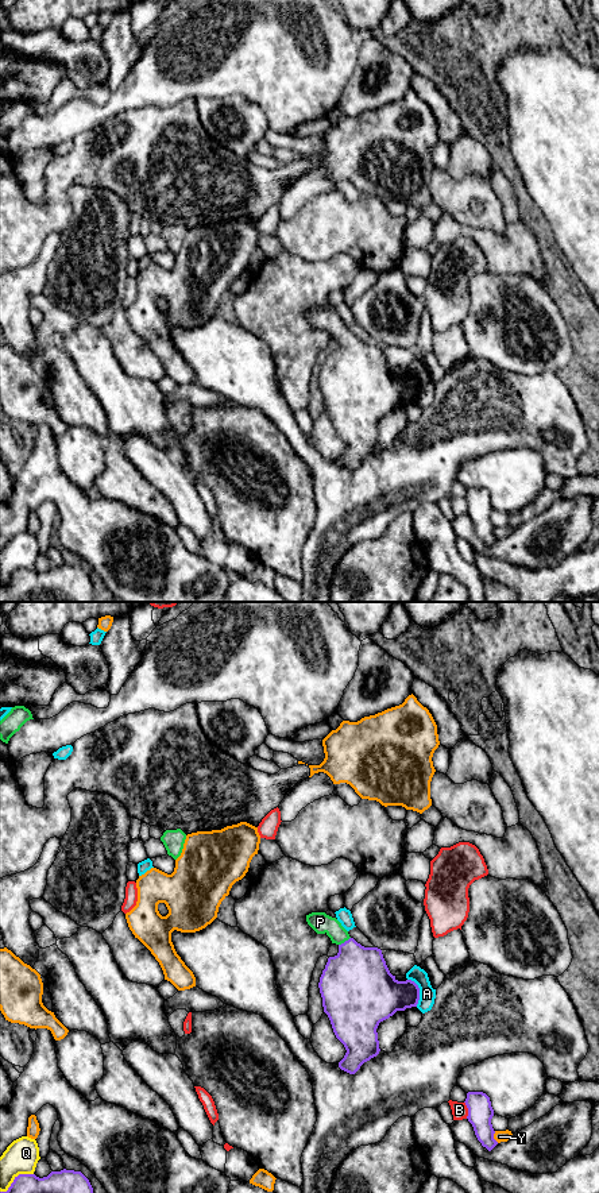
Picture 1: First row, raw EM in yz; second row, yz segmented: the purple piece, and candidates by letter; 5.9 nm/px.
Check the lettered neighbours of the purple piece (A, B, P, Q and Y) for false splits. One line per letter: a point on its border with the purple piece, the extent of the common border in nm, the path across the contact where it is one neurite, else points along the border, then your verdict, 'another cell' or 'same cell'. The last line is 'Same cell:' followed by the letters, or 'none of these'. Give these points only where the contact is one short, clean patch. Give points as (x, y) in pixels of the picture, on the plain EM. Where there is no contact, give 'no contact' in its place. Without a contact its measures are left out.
A: meets purple in yz at (418, 386); contact 180 nm long; another cell
B: meets purple in yz at (468, 505); contact 110 nm long; another cell
P: meets purple in yz at (346, 336); contact 90 nm long; runs through yz (356, 377), (355, 361), (346, 336), (329, 320), (320, 317); same cell
Q: meets purple in yz at (15, 574); contact 240 nm long; another cell
Y: meets purple in yz at (493, 532); contact 80 nm long; another cell
Same cell: P

